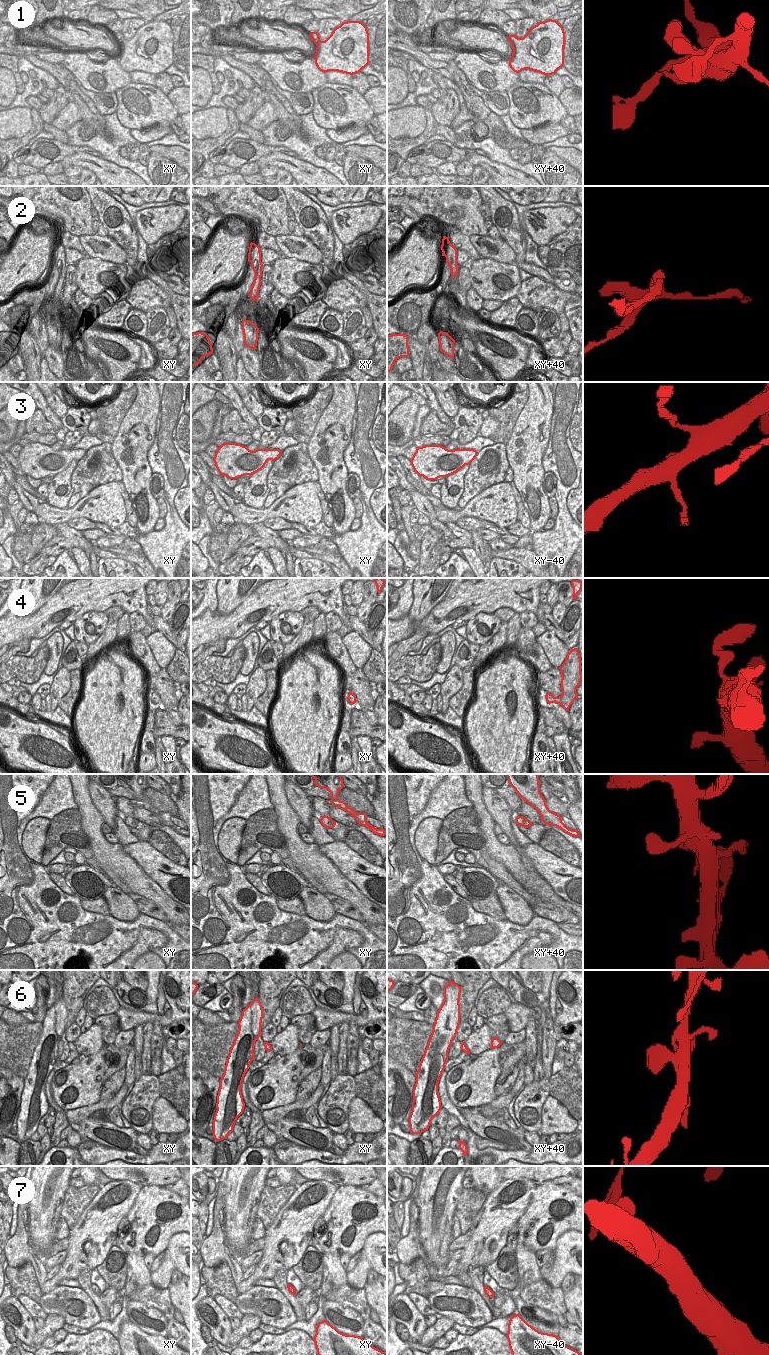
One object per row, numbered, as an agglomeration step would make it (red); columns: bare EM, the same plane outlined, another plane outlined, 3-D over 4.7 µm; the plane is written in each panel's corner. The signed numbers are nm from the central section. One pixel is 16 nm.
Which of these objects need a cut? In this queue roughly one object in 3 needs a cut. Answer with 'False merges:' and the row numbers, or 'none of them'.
False merges: 2

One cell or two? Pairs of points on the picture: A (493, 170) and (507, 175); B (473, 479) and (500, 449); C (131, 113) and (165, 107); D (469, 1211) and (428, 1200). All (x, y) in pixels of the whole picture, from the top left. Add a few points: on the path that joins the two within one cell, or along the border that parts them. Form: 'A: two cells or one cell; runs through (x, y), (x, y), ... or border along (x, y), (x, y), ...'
A: one cell; runs through (496, 171), (504, 175)
B: one cell; runs through (484, 474), (498, 470), (500, 460)
C: one cell; runs through (139, 107), (157, 107)
D: two cells; border along (463, 1188), (454, 1213)

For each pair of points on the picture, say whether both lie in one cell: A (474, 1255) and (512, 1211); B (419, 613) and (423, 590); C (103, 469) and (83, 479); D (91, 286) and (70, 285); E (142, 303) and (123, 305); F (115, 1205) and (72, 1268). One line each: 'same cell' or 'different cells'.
A: same cell
B: same cell
C: same cell
D: different cells
E: different cells
F: same cell

